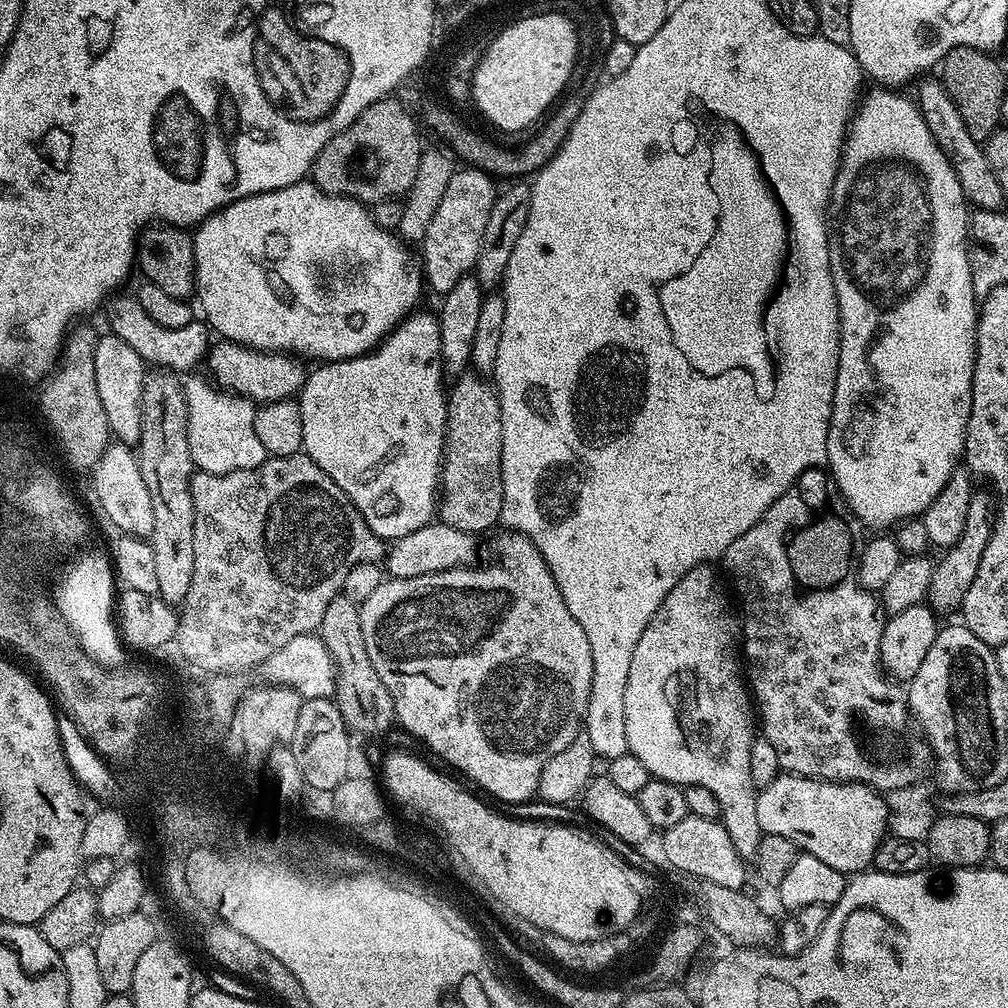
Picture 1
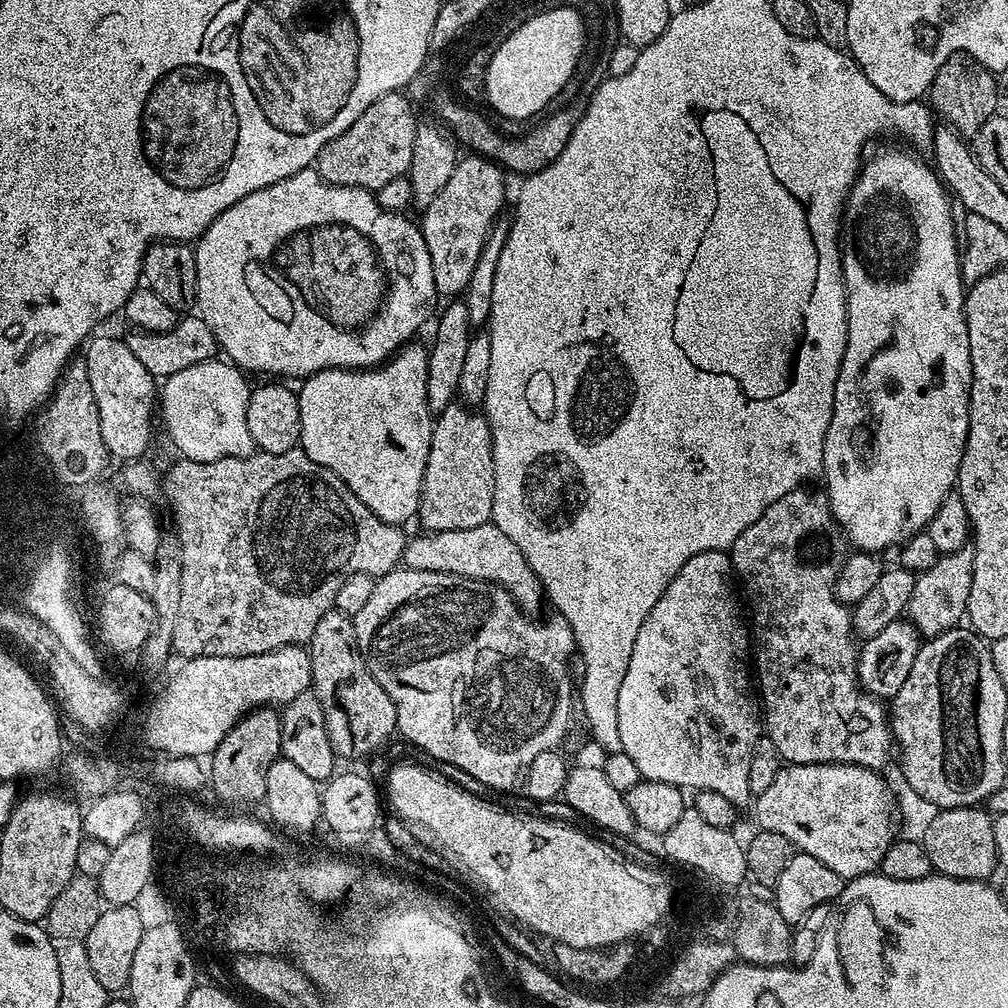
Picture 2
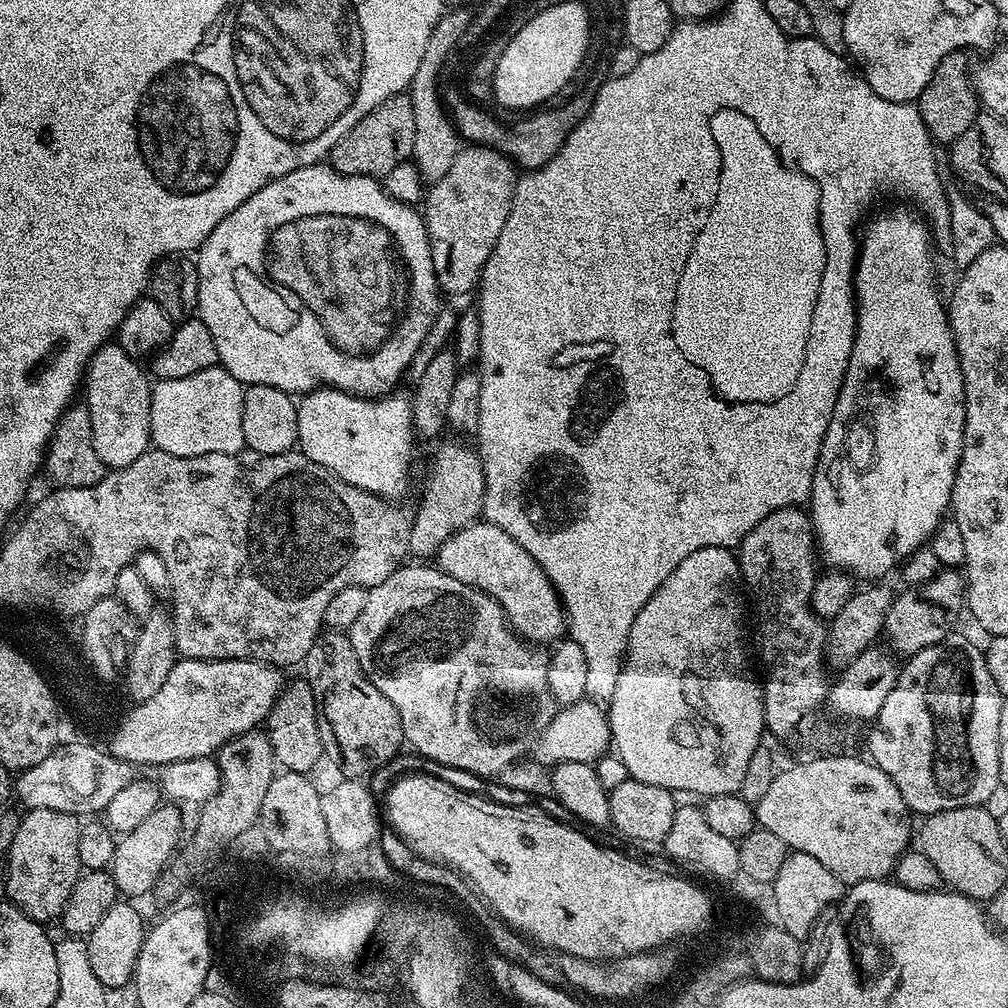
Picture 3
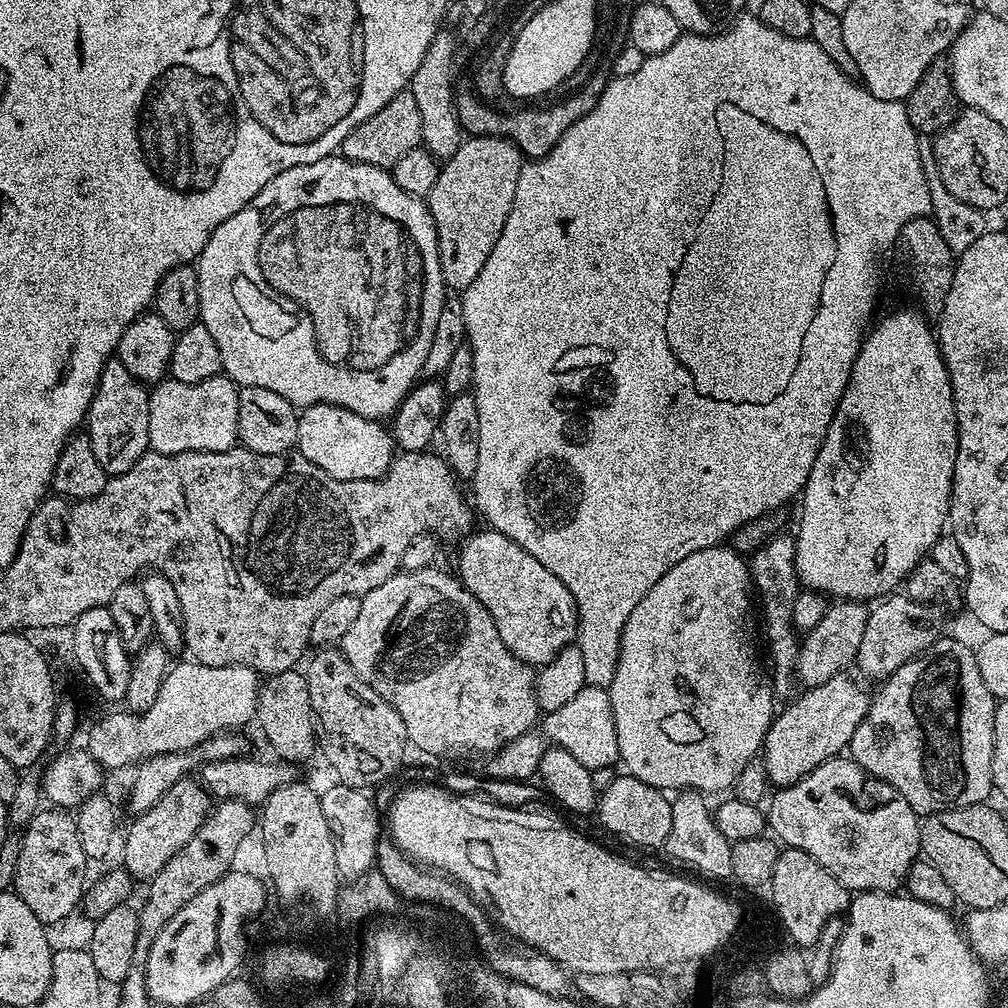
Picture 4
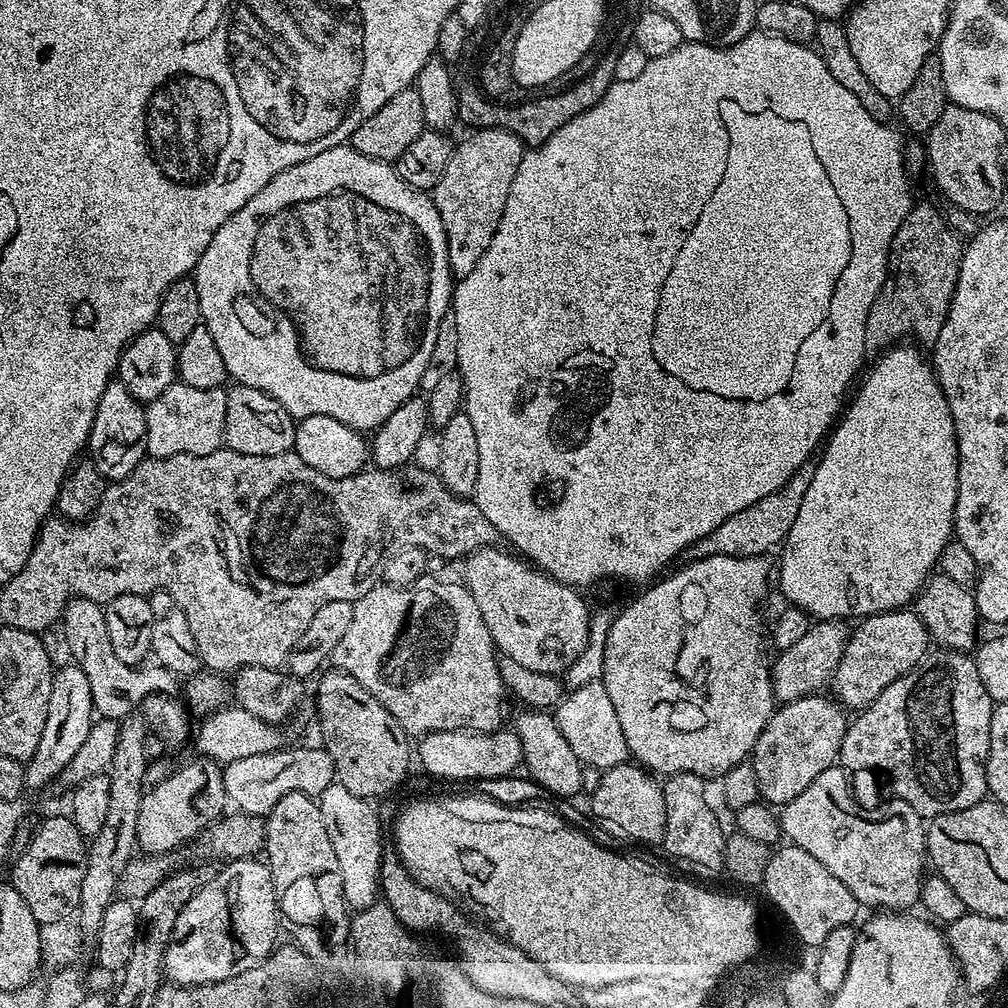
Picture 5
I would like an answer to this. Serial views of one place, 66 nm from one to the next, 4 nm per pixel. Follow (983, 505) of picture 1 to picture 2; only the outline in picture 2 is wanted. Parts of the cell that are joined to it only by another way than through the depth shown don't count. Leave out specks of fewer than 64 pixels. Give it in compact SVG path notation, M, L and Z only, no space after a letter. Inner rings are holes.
M971 546L937 555L934 566L917 575L906 616L921 637L940 636L943 632L957 627L965 619L970 598L970 582L973 578L974 550Z

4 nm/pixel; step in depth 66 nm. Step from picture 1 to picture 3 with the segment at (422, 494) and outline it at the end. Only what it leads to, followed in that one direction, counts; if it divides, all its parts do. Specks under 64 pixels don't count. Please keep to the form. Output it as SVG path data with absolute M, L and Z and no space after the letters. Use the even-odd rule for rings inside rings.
M315 388L299 401L298 448L310 462L318 462L330 474L350 486L358 486L375 496L397 498L408 488L408 471L412 468L412 447L418 443L414 435L412 400L404 397L400 390L379 398L353 396L341 388Z

